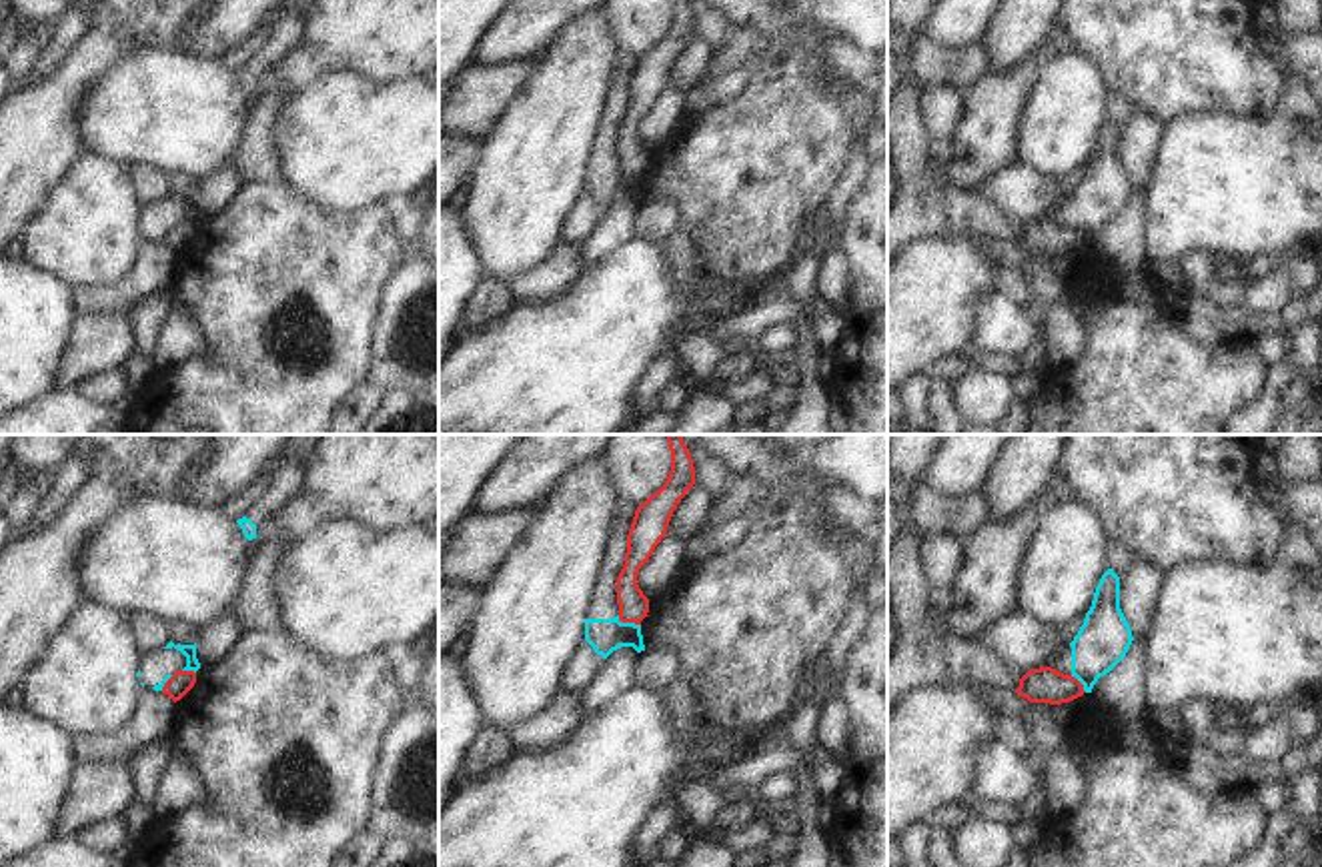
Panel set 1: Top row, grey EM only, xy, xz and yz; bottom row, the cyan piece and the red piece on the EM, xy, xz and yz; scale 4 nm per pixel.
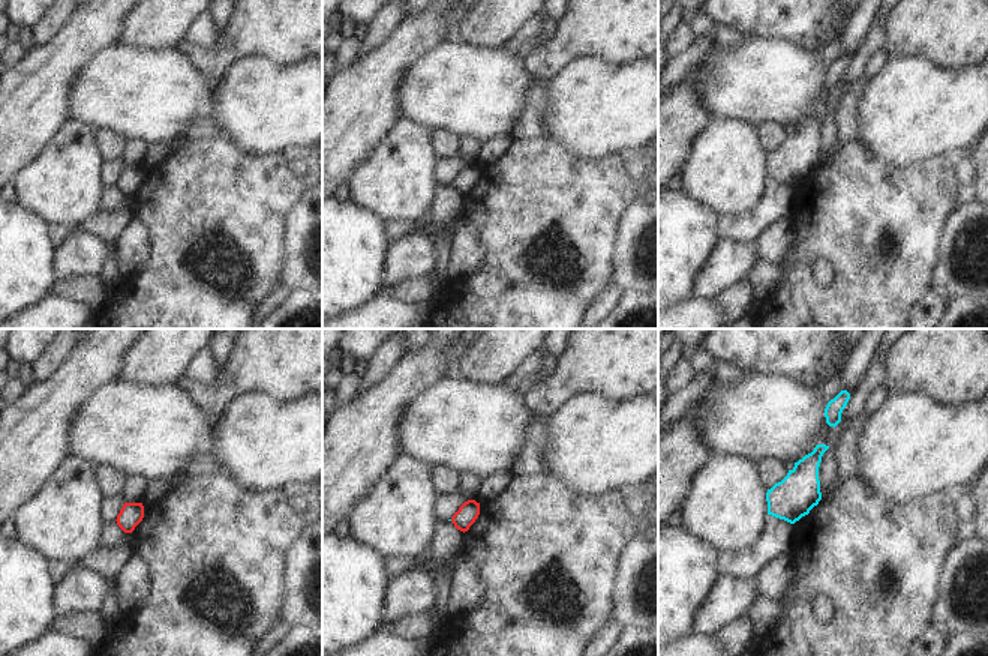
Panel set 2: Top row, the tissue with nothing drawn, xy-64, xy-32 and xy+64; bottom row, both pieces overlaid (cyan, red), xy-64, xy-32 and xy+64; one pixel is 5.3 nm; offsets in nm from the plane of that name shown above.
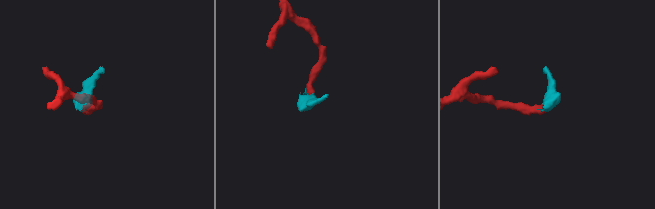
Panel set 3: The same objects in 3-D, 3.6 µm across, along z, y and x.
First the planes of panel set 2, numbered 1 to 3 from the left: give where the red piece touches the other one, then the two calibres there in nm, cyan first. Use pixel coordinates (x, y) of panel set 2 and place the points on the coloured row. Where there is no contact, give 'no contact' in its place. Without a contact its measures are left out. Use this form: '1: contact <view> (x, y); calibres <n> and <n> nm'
1: no contact
2: no contact
3: no contact

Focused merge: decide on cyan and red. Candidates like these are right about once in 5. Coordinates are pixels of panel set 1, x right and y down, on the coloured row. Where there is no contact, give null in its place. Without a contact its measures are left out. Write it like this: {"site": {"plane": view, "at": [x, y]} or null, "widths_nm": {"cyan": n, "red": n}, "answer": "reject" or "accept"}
{"site": {"plane": "xz", "at": [627, 623]}, "widths_nm": {"cyan": 140, "red": 120}, "answer": "reject"}

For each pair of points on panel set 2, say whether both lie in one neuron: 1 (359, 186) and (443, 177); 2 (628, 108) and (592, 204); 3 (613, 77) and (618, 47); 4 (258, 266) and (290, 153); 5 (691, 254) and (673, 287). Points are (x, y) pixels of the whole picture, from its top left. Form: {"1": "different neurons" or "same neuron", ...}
{"1": "different neurons", "2": "different neurons", "3": "different neurons", "4": "different neurons", "5": "same neuron"}

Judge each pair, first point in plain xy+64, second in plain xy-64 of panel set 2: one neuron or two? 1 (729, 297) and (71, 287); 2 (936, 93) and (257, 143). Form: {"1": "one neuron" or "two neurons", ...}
{"1": "one neuron", "2": "one neuron"}

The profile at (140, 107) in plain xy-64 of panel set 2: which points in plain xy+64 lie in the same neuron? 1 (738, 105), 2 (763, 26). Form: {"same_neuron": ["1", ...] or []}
{"same_neuron": ["1"]}

